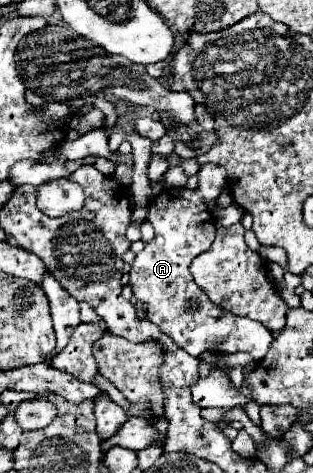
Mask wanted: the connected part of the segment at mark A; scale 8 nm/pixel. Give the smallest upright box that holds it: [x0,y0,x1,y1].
[129,163,273,361]

